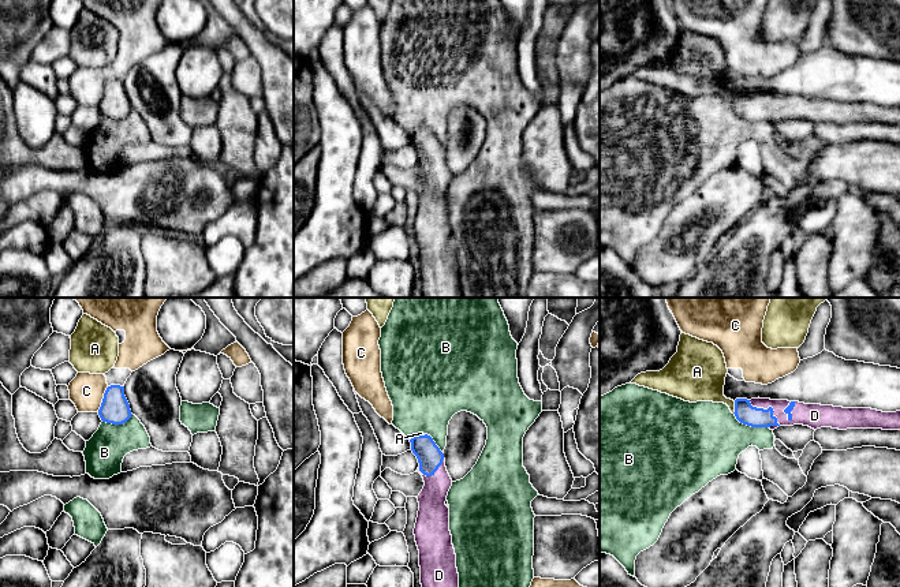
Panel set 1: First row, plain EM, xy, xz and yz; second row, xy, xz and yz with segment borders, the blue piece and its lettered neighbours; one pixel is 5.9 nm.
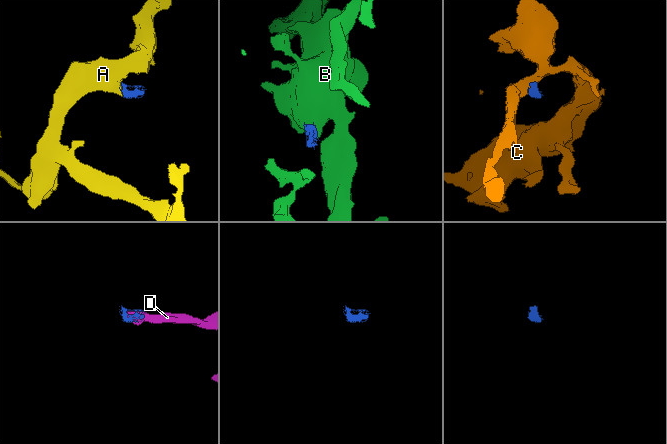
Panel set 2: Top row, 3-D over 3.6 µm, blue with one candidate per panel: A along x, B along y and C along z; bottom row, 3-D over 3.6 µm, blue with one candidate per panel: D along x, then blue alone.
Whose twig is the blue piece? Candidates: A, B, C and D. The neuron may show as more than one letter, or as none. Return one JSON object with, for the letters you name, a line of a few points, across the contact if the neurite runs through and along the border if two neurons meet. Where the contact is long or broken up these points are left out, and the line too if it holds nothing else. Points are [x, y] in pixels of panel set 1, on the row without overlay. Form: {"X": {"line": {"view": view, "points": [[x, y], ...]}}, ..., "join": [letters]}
{"A": {"line": {"view": "yz", "points": [[744, 107], [735, 101], [721, 93], [702, 74]]}}, "D": {"line": {"view": "yz", "points": [[744, 107], [768, 103], [788, 115], [803, 108]]}}, "join": ["A", "D"]}

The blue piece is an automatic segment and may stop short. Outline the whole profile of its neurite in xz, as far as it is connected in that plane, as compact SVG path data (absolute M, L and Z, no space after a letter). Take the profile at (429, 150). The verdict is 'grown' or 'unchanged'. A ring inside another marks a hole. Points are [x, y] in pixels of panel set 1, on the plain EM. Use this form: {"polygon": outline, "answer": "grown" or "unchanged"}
{"polygon": "M421 127L410 134L425 180L418 190L419 205L414 223L419 244L422 298L462 298L456 248L445 199L452 173L444 147L433 132Z", "answer": "grown"}

